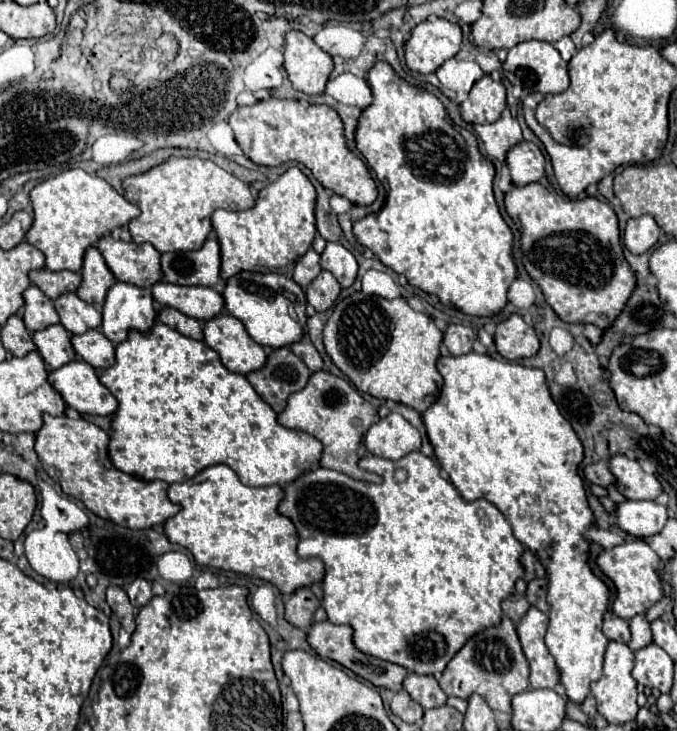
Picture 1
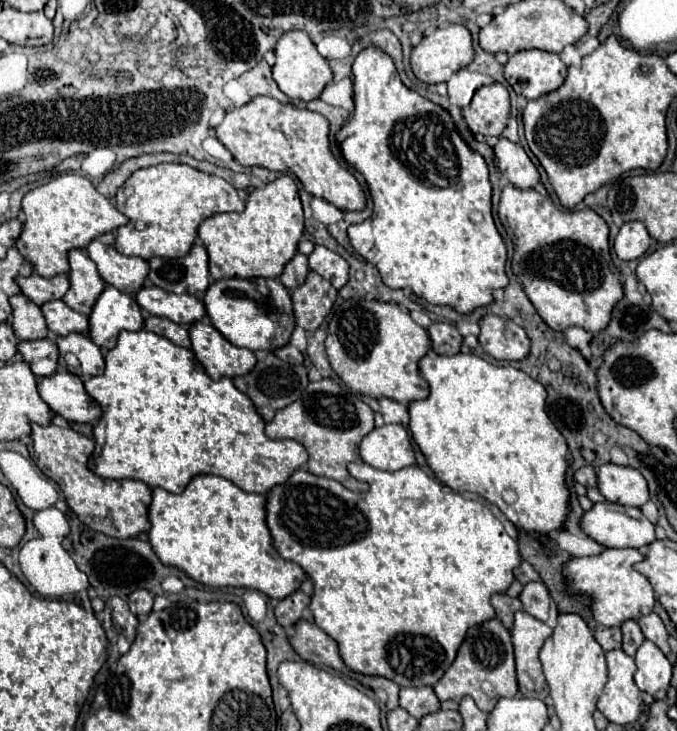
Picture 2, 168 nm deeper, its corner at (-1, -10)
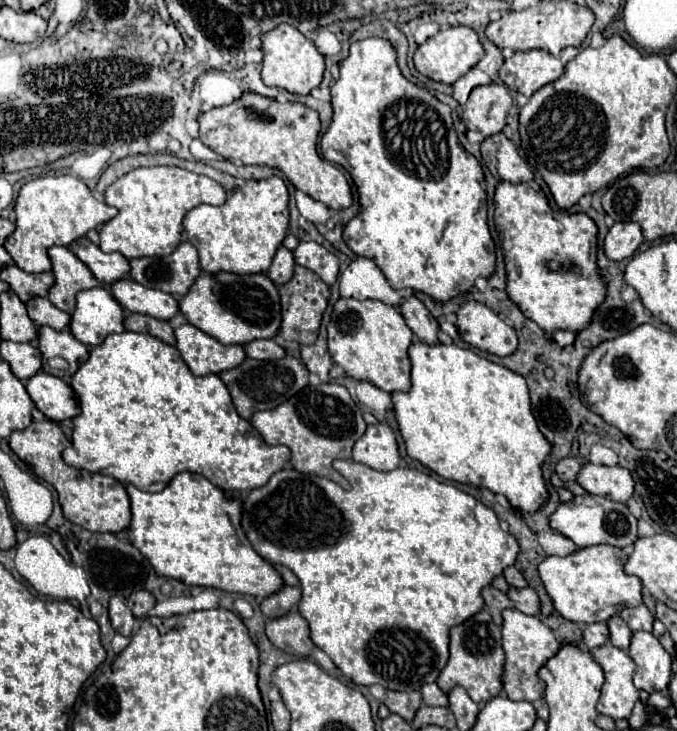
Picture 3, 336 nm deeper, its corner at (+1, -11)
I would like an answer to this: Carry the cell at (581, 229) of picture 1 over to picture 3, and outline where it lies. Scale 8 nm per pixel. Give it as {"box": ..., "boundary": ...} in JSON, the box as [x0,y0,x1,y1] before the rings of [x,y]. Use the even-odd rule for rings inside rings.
{"box":[494,182,605,334],"boundary":[[[499,182],[494,194],[494,222],[501,236],[507,270],[507,294],[521,308],[521,312],[537,322],[547,334],[557,330],[581,332],[593,320],[593,312],[605,300],[605,282],[597,266],[597,224],[585,214],[553,212],[543,192],[533,190],[529,184]]]}

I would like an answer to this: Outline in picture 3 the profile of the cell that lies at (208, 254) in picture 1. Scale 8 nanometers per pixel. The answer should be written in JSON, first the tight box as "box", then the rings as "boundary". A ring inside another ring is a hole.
{"box":[131,240,201,296],"boundary":[[[183,240],[171,256],[131,260],[131,278],[147,288],[157,288],[173,296],[185,296],[193,280],[201,274],[197,248]]]}

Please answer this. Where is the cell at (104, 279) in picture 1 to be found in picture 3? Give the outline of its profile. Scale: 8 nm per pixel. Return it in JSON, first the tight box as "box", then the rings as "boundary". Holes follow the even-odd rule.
{"box":[49,246,99,314],"boundary":[[[67,246],[49,248],[49,258],[55,276],[55,284],[49,290],[49,300],[63,312],[71,314],[77,304],[77,292],[95,288],[99,282]]]}

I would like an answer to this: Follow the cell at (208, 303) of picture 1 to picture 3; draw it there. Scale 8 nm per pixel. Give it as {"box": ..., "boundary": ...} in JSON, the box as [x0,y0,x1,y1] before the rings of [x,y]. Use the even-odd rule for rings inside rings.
{"box":[111,278,179,320],"boundary":[[[131,278],[115,282],[111,290],[117,302],[129,312],[149,314],[159,320],[169,320],[179,314],[179,300],[173,294],[155,288],[145,288]]]}

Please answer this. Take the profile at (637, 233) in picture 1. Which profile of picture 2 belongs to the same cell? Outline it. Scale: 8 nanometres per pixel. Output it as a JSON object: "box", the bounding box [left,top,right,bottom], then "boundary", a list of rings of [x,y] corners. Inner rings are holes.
{"box":[613,221,651,261],"boundary":[[[629,221],[623,223],[623,227],[619,229],[613,241],[613,249],[619,259],[631,261],[631,259],[639,259],[647,251],[649,243],[651,237],[647,233],[647,227],[641,221]]]}

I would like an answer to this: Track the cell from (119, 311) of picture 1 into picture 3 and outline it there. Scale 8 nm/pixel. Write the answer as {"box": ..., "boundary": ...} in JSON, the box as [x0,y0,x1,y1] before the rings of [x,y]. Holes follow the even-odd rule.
{"box":[69,286,123,348],"boundary":[[[95,286],[77,294],[77,308],[69,324],[71,334],[95,348],[113,332],[123,332],[123,308],[109,288]]]}

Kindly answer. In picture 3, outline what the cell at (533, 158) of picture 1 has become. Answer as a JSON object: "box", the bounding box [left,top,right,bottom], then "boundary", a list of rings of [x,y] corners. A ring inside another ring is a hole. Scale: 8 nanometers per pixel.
{"box":[491,132,533,184],"boundary":[[[503,132],[491,136],[491,140],[497,146],[499,180],[507,180],[507,182],[513,182],[513,184],[533,180],[533,172],[527,160],[520,156],[515,144]]]}

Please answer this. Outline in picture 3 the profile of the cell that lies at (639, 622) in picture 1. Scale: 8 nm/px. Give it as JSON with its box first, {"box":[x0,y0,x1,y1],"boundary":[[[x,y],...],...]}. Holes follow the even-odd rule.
{"box":[607,616,633,652],"boundary":[[[613,616],[609,622],[607,622],[607,626],[609,626],[609,632],[611,632],[611,644],[615,646],[615,648],[621,648],[623,652],[629,652],[629,644],[631,644],[631,636],[633,636],[633,632],[631,632],[631,628],[625,624],[625,620],[621,620],[621,616]]]}

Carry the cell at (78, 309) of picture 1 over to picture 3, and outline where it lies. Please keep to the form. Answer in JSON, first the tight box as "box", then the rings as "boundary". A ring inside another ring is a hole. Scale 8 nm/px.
{"box":[27,296,71,330],"boundary":[[[35,296],[27,302],[27,310],[29,310],[29,318],[37,324],[37,326],[51,326],[53,330],[67,330],[71,316],[63,310],[59,310],[57,306],[53,306],[47,298]]]}

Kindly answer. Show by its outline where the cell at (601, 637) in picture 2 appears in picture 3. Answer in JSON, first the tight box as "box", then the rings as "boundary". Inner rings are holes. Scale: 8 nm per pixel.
{"box":[583,622,609,650],"boundary":[[[595,622],[595,624],[587,624],[583,630],[583,642],[589,650],[595,650],[603,644],[607,644],[609,640],[609,628],[605,622]]]}

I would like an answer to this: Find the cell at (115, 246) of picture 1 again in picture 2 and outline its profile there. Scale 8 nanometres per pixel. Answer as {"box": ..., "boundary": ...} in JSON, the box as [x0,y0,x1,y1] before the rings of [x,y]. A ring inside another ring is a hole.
{"box":[85,232,147,295],"boundary":[[[114,232],[103,234],[97,239],[93,239],[85,251],[97,265],[101,279],[123,293],[133,295],[139,291],[147,279],[147,261],[141,257],[121,255],[115,247],[109,247],[115,243]]]}

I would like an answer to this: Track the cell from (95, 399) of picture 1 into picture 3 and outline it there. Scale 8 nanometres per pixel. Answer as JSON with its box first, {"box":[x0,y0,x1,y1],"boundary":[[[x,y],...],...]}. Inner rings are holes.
{"box":[27,372,81,422],"boundary":[[[37,372],[27,382],[27,392],[33,398],[35,406],[51,420],[61,422],[77,416],[81,412],[77,408],[77,396],[73,396],[73,388],[53,374]]]}

